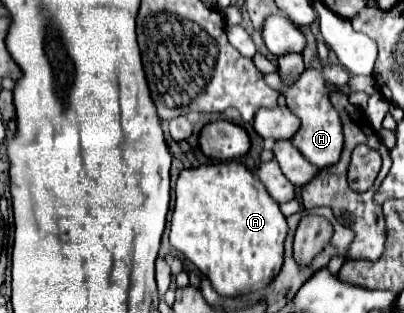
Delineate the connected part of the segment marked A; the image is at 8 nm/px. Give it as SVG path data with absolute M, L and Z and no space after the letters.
M238 162L182 170L176 182L170 242L206 274L220 296L244 296L266 288L284 262L288 224L264 184Z

